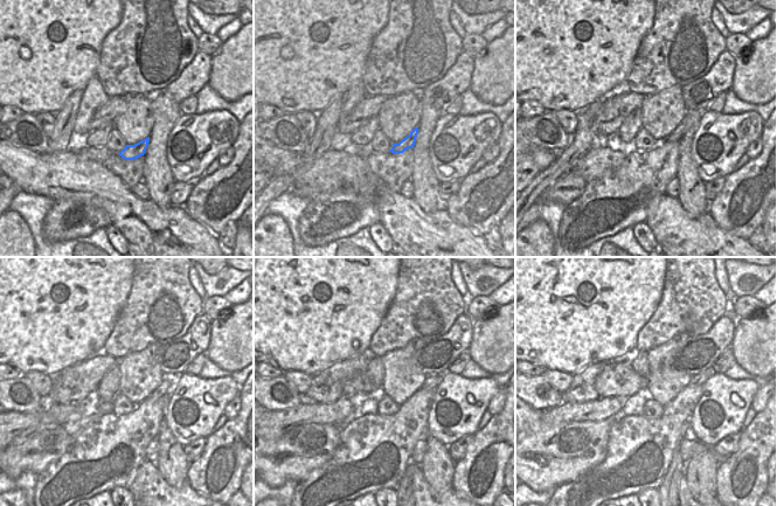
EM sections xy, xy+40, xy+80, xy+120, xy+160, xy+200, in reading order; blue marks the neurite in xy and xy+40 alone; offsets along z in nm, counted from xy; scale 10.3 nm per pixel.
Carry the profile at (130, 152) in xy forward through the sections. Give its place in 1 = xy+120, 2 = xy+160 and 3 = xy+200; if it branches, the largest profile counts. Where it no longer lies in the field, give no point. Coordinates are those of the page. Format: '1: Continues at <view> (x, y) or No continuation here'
1: Continues at xy+120 (168, 382)
2: Continues at xy+160 (432, 380)
3: Continues at xy+200 (700, 379)

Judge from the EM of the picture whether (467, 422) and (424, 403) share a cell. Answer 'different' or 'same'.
different

